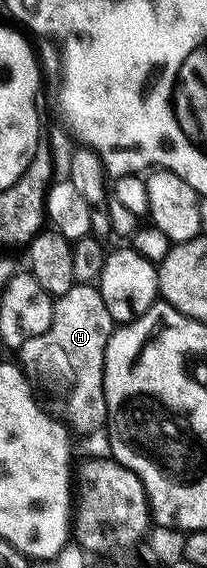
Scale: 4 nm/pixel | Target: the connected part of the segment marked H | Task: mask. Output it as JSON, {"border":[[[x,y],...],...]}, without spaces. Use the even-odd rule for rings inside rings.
{"border":[[[75,283],[64,295],[54,298],[52,327],[44,335],[28,339],[17,350],[16,357],[26,381],[36,390],[45,408],[75,434],[94,433],[106,424],[102,372],[106,366],[106,344],[115,328],[101,291],[93,284]]]}

